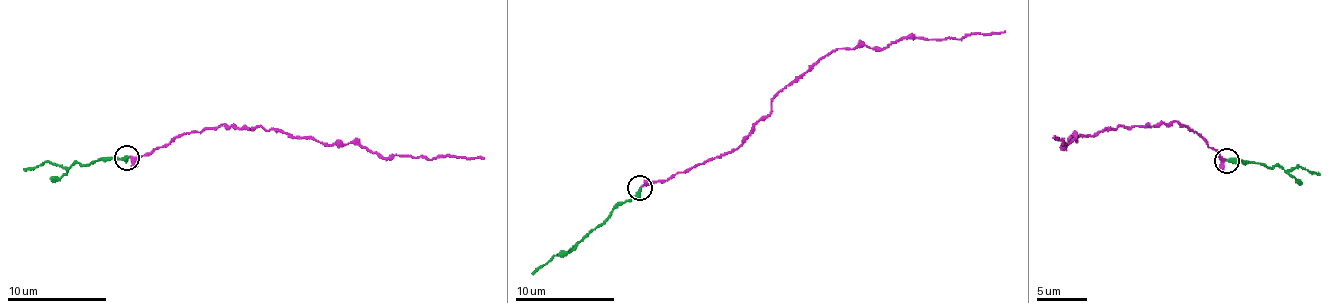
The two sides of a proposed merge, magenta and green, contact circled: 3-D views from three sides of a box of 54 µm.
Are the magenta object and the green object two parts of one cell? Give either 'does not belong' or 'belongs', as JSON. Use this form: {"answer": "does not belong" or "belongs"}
{"answer": "belongs"}

